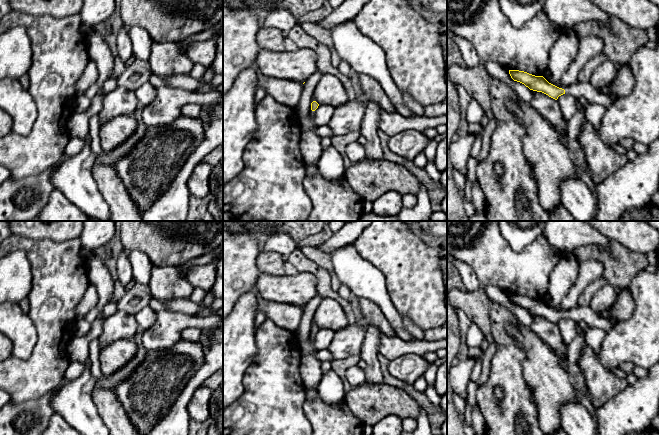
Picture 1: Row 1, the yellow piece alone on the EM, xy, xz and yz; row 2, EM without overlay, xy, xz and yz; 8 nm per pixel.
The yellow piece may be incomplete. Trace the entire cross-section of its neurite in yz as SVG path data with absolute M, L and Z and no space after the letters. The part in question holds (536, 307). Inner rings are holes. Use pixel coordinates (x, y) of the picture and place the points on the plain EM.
M509 294L514 305L520 306L530 314L542 316L557 324L559 320L566 318L575 323L584 321L588 327L603 329L607 334L614 327L609 317L602 317L589 306L577 305L573 310L562 313L549 307L543 300L535 300L524 295Z

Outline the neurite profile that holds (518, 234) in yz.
M498 221L503 238L514 251L521 251L526 245L543 234L547 221Z

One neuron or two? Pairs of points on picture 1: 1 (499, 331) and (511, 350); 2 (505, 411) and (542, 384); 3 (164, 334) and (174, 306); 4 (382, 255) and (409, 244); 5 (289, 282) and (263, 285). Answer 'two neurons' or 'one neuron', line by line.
1: two neurons
2: two neurons
3: two neurons
4: one neuron
5: one neuron

